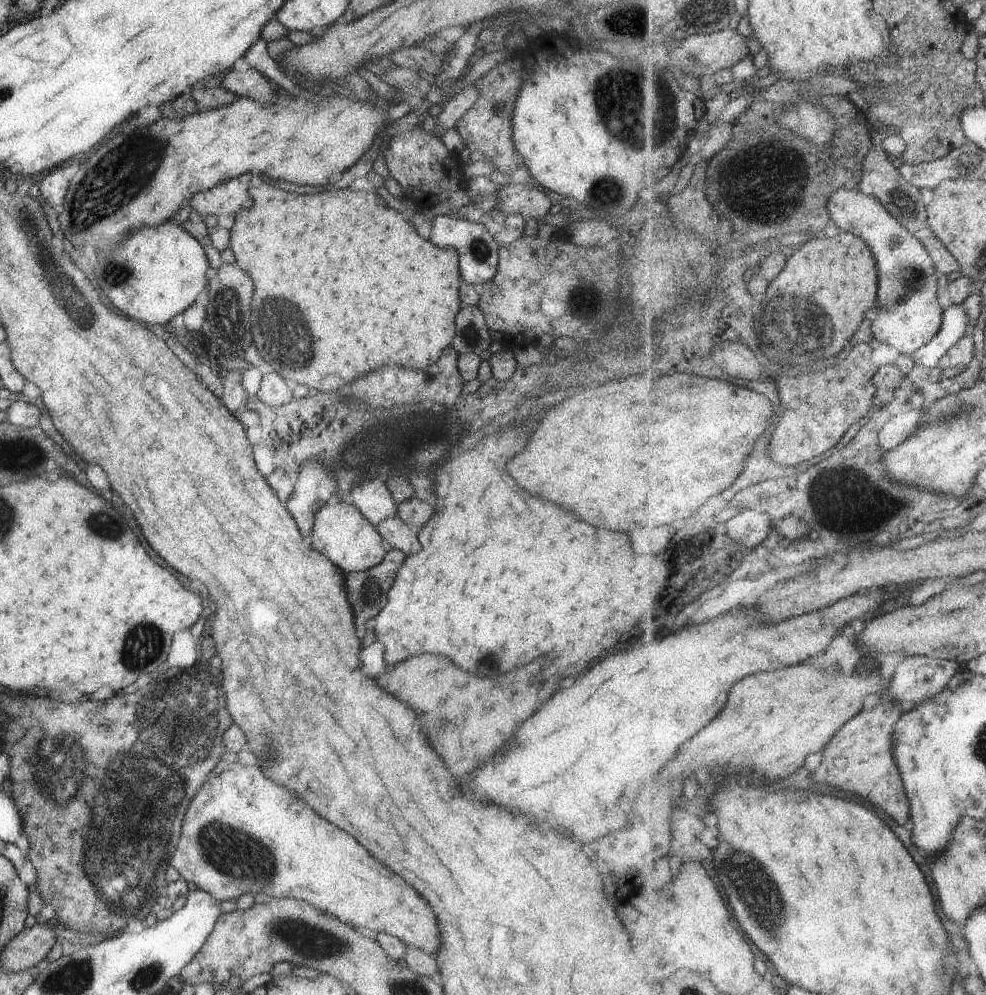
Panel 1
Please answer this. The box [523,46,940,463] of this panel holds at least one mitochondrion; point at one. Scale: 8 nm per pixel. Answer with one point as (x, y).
(628, 98)

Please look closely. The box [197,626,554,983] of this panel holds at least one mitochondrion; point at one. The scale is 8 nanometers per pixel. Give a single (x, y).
(306, 940)

